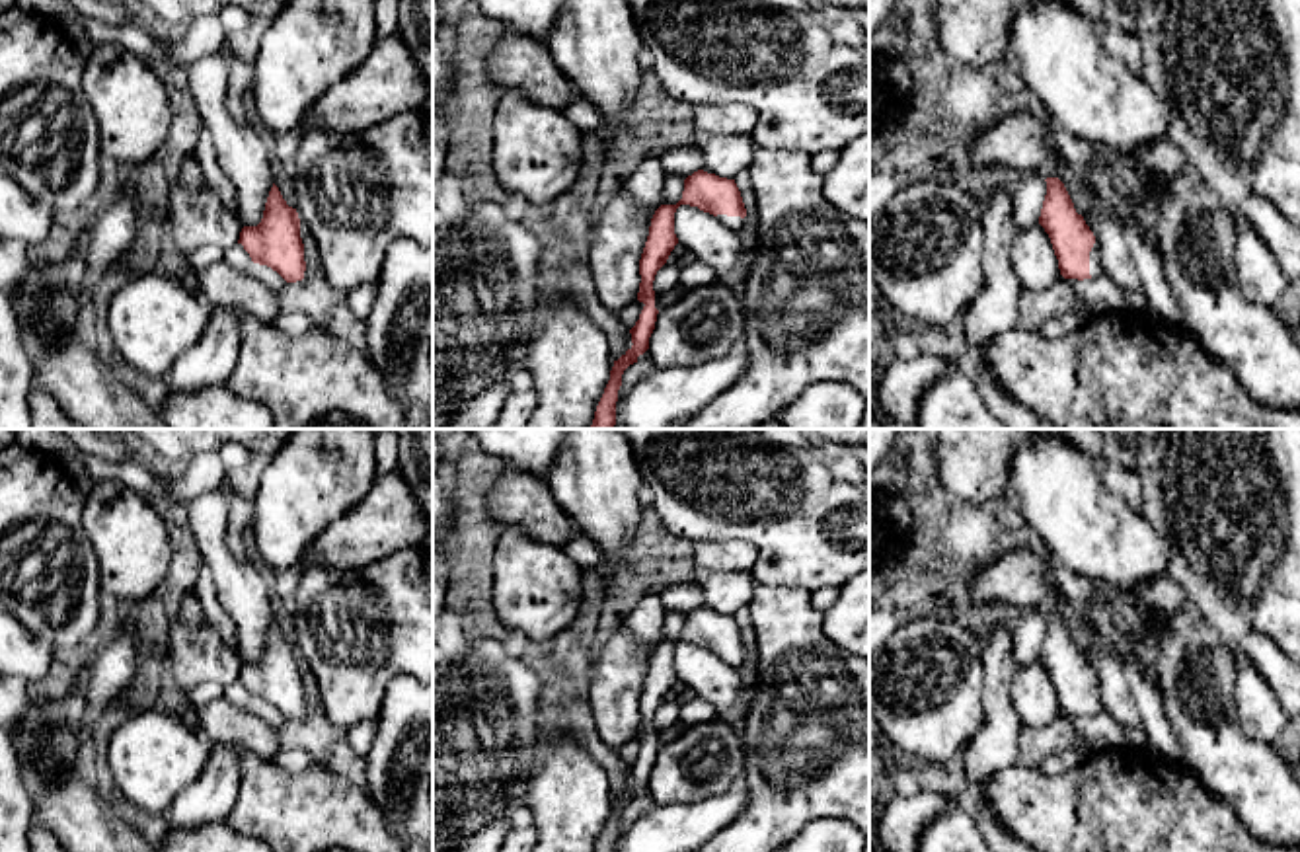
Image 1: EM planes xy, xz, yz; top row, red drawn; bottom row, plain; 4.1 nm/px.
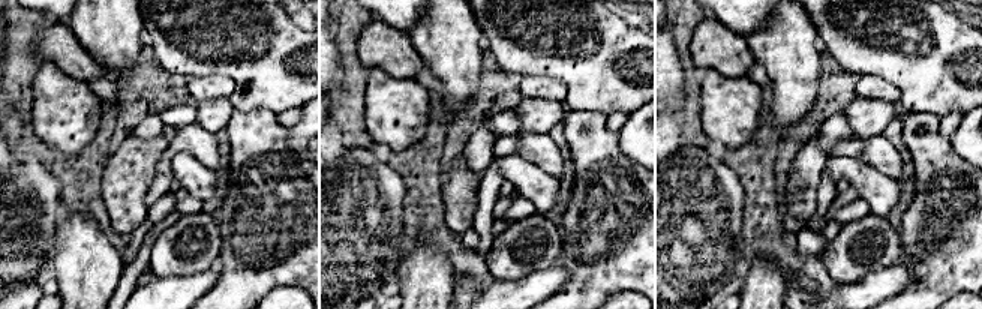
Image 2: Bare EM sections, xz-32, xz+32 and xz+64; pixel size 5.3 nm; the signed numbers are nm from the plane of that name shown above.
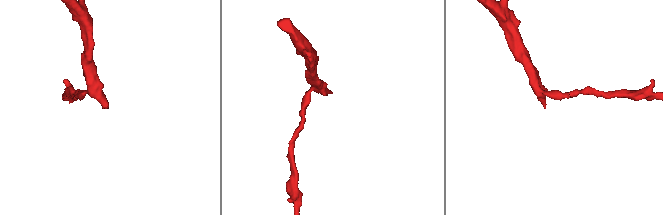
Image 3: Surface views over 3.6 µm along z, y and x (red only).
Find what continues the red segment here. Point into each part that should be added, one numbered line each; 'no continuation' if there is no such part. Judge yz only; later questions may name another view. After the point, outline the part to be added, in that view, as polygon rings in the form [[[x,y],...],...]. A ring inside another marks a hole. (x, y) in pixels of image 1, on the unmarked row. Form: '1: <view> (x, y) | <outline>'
1: yz (1096, 704) | [[[1097,678],[1093,680],[1093,684],[1090,688],[1090,712],[1091,714],[1103,712],[1103,702],[1101,702],[1101,692],[1099,692]]]

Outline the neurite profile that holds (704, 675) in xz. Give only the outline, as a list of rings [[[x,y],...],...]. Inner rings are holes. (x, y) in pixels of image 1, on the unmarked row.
[[[680,641],[676,645],[674,671],[684,682],[686,694],[707,700],[717,714],[731,708],[743,688],[739,671],[698,643]]]

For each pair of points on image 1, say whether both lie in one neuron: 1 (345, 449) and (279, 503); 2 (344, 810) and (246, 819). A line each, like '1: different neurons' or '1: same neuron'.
1: same neuron
2: same neuron

